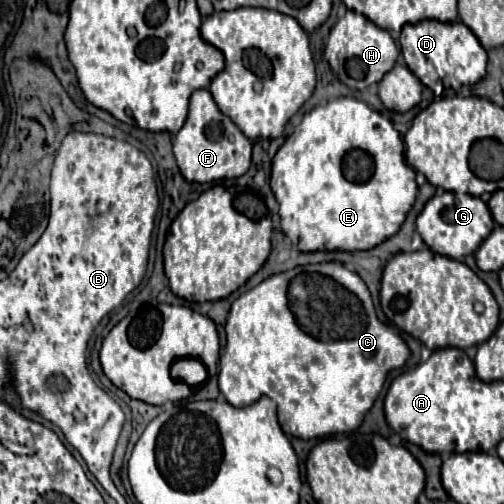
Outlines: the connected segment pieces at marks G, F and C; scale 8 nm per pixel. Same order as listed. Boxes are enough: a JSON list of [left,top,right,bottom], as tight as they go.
[[415,192,493,260],[173,90,251,182],[219,262,409,440]]

